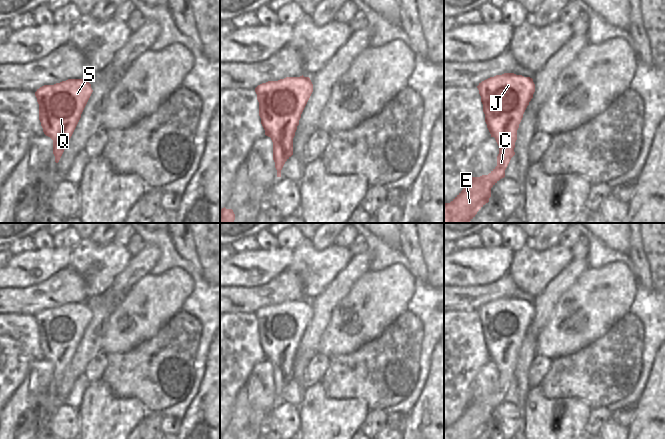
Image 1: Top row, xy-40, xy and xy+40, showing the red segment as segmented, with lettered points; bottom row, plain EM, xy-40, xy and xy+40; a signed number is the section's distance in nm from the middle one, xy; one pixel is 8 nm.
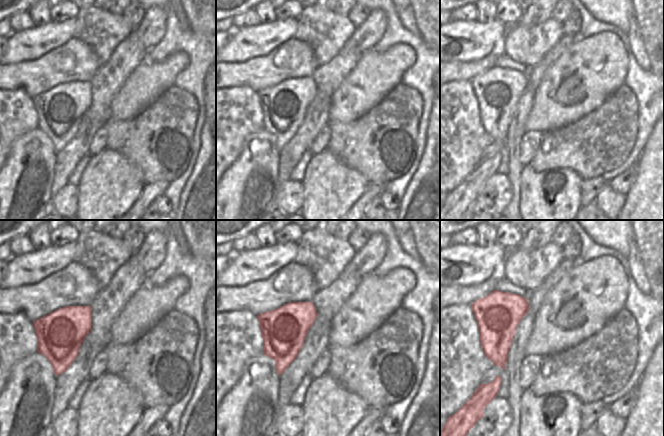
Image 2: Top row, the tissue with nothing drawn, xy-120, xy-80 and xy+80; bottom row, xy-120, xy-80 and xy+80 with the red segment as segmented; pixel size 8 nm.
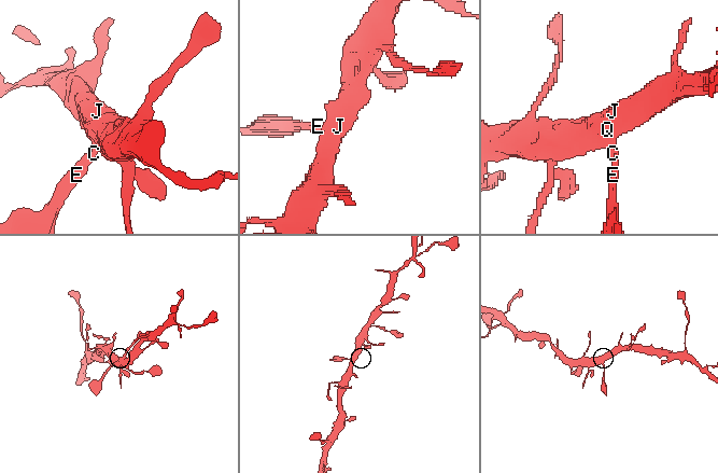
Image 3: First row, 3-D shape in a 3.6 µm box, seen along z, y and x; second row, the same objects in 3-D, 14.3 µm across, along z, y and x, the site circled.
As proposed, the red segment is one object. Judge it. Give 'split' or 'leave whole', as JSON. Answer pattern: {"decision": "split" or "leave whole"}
{"decision": "leave whole"}

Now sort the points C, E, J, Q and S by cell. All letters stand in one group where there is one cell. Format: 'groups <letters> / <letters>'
groups C E J Q S

